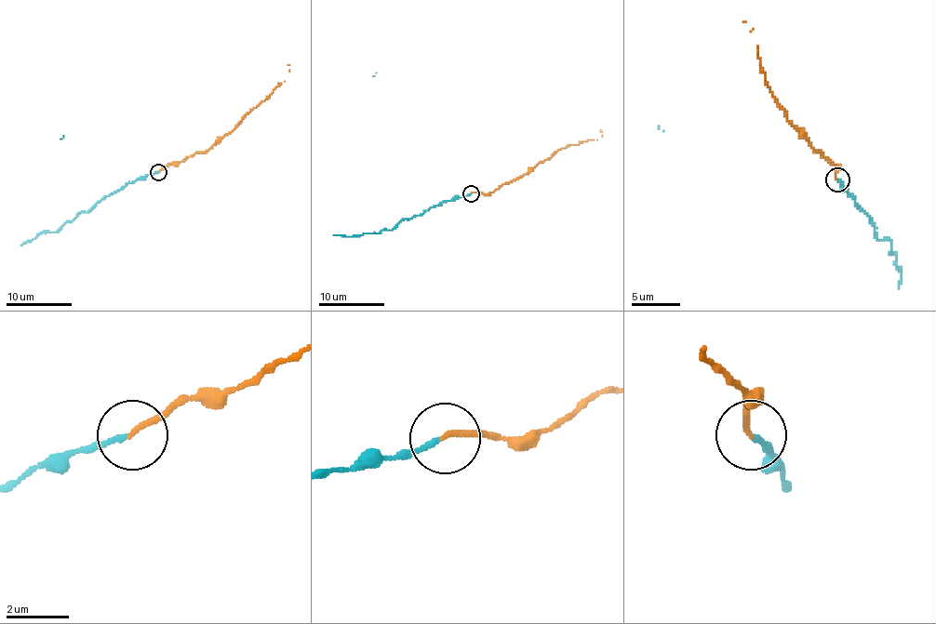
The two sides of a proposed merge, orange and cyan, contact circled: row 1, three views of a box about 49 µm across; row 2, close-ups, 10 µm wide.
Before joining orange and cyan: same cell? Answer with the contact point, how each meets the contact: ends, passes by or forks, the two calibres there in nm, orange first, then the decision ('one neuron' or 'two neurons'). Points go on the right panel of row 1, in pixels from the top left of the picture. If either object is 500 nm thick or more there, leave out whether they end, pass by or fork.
(837, 179) | orange ends | cyan ends | 180/150 nm | one neuron

